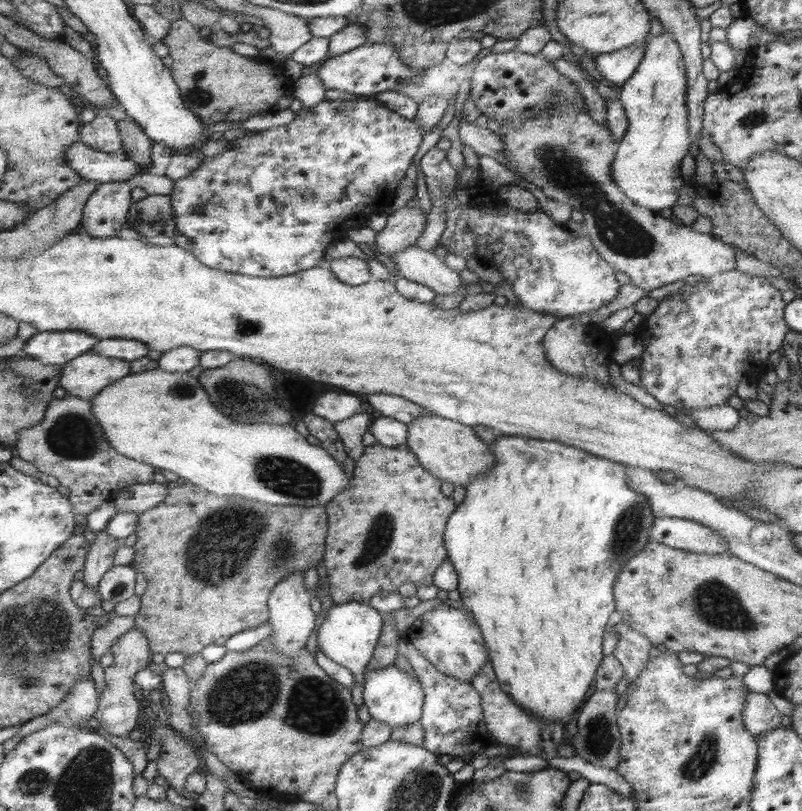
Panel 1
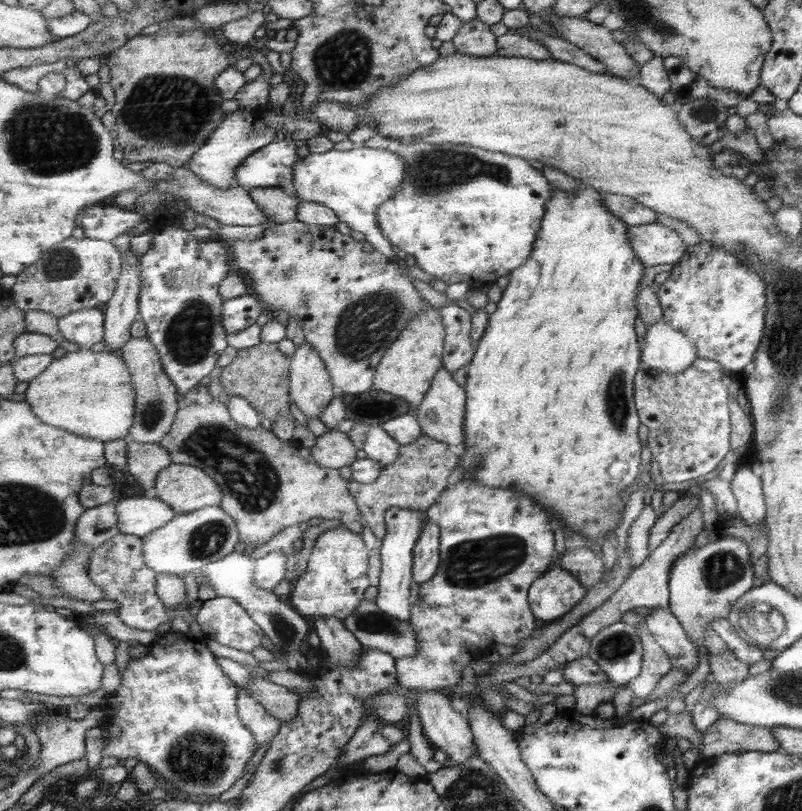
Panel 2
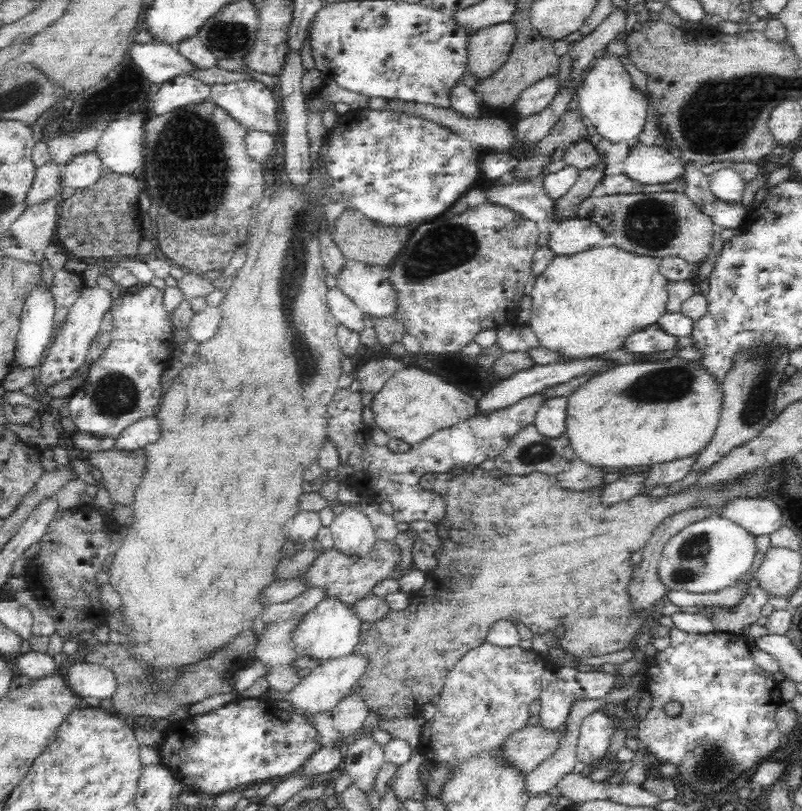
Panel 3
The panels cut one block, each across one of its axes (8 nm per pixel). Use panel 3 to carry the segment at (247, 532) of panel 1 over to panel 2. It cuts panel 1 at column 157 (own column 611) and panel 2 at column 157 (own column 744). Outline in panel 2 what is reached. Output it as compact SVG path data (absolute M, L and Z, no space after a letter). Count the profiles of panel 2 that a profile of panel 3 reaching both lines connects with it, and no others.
M171 464L157 478L157 498L173 506L177 514L193 514L209 506L221 506L225 492L219 482L199 466Z

